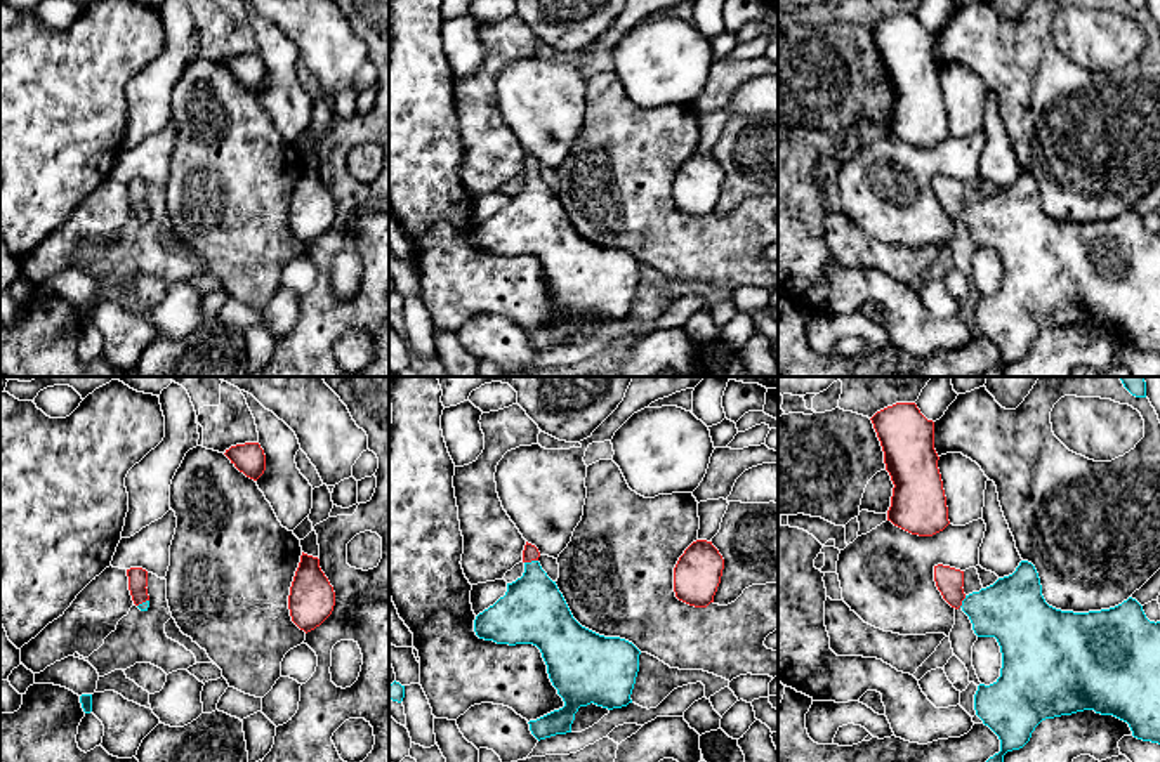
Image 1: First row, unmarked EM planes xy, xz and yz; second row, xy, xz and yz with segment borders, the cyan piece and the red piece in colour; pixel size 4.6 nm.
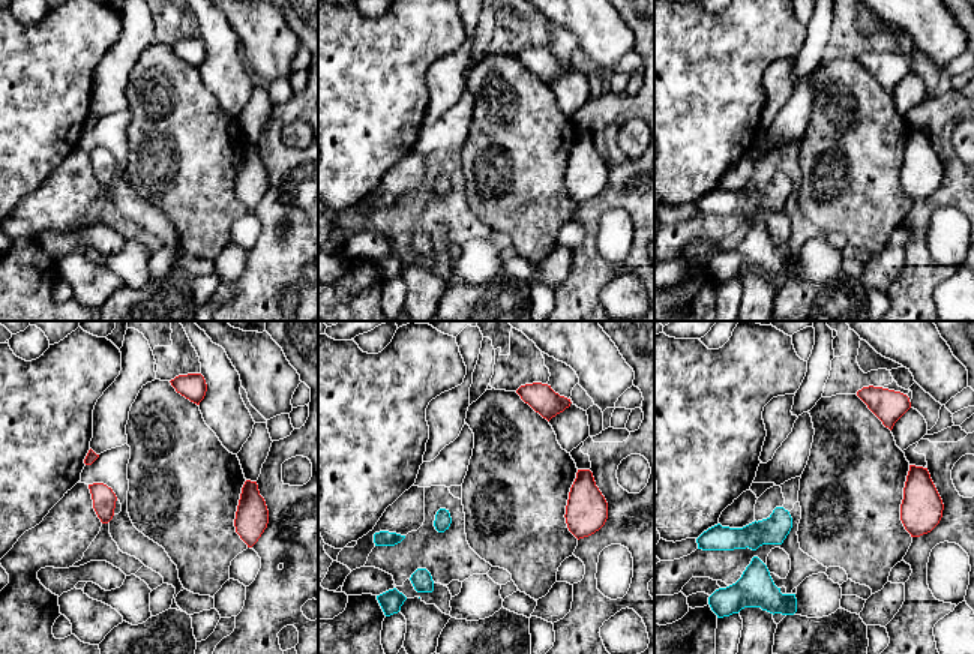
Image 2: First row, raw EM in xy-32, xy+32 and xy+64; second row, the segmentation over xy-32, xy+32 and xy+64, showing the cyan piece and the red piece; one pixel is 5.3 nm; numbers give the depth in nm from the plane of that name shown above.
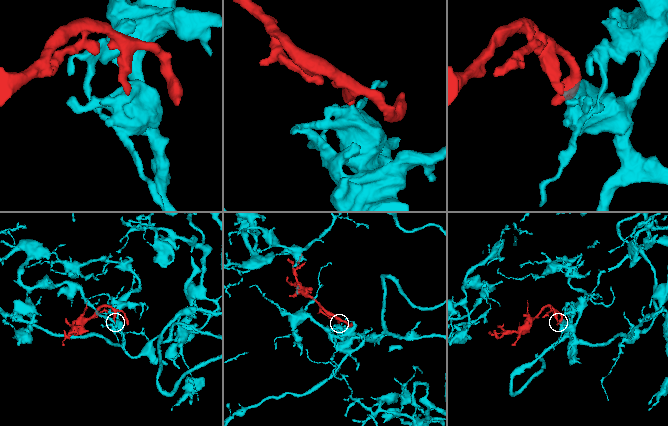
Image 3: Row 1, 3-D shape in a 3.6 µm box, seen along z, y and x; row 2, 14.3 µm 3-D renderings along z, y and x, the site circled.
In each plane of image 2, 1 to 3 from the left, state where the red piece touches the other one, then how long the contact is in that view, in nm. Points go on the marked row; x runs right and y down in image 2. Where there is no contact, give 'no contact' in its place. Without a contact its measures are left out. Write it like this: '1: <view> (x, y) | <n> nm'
1: no contact
2: no contact
3: no contact

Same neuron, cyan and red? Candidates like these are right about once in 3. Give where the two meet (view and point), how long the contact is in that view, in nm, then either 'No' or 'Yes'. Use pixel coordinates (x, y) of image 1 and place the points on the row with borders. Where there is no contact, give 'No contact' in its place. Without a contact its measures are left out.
Touches cyan at xz (532, 561). Shared border 70 nm. Yes

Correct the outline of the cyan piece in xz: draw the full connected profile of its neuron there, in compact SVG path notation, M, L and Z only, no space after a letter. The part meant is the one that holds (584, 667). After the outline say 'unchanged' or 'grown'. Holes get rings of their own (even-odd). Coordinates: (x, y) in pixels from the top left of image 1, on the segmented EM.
M528 543L523 550L524 573L512 583L493 606L474 620L479 639L497 644L533 644L540 649L547 673L564 706L537 720L530 720L531 734L540 741L556 734L571 732L575 713L590 703L613 710L632 703L630 694L639 672L641 651L620 637L604 637L582 627L571 614L556 581L552 581L538 562L540 552Z; grown

